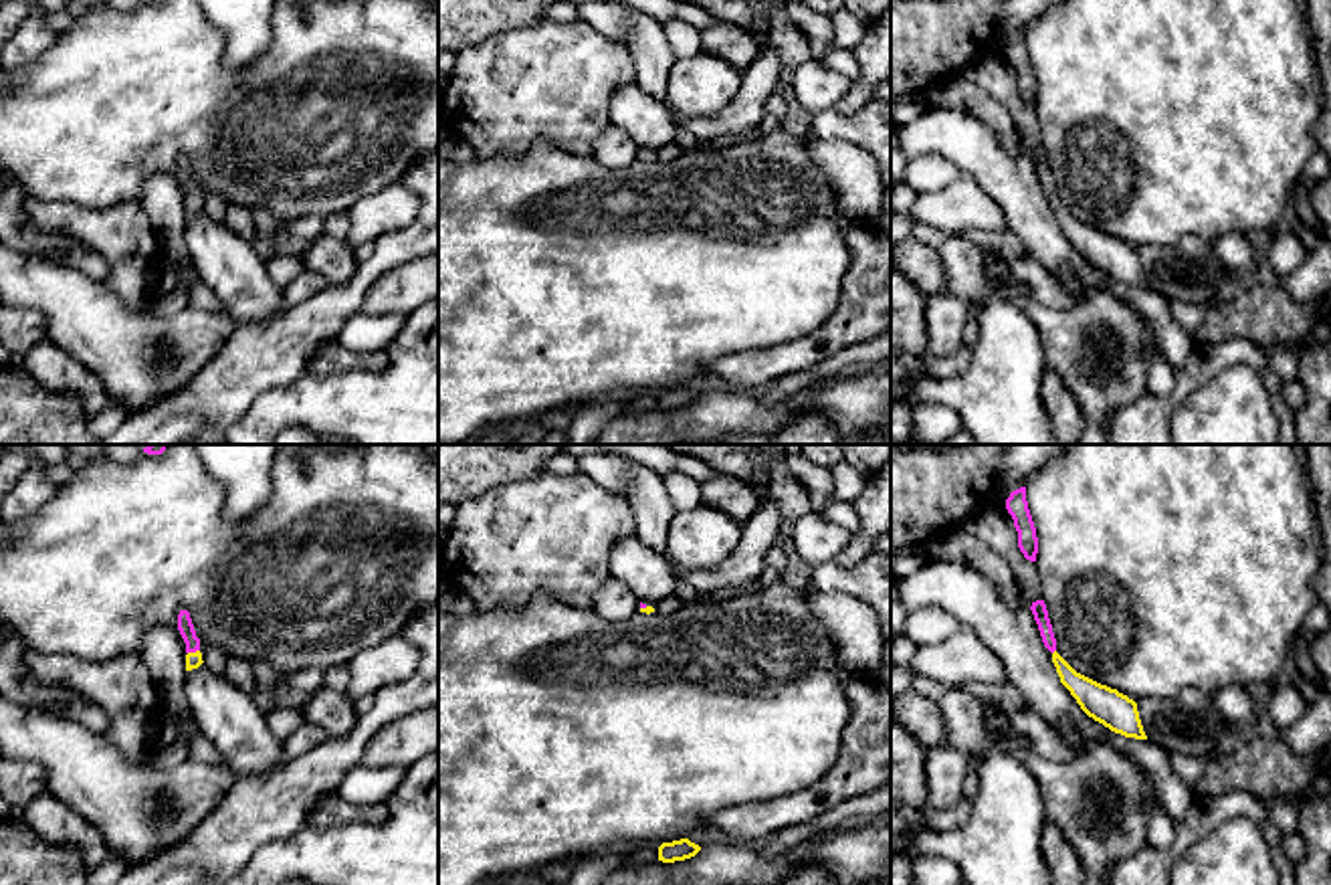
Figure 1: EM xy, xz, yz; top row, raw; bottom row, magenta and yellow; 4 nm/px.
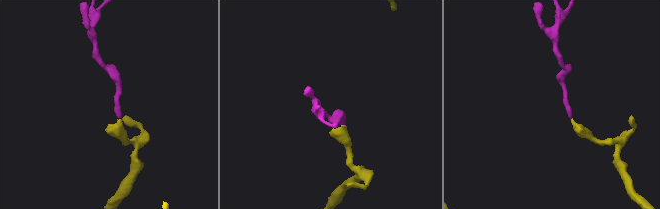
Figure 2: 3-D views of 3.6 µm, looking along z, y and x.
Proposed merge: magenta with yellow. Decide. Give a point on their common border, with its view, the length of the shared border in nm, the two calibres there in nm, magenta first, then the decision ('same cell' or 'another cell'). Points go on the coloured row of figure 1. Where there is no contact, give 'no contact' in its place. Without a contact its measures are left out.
meets magenta in xy at (192, 651); contact 50 nm long; 60 nm thick on the magenta side, 60 nm on the other; same cell

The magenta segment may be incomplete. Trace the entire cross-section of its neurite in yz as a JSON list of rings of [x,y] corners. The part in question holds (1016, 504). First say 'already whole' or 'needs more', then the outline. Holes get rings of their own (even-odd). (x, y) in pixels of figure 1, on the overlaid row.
already whole; [[[1020,487],[1010,493],[1006,499],[1006,509],[1014,519],[1014,527],[1018,531],[1018,548],[1026,560],[1036,562],[1038,554],[1038,537],[1036,527],[1026,501],[1026,487]]]

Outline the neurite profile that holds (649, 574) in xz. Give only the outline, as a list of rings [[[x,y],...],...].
[[[634,533],[614,544],[610,574],[646,606],[675,594],[677,588],[675,566]]]

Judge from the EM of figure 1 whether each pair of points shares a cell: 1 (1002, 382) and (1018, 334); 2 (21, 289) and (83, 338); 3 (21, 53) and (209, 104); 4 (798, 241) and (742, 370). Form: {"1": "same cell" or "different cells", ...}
{"1": "same cell", "2": "same cell", "3": "different cells", "4": "different cells"}

